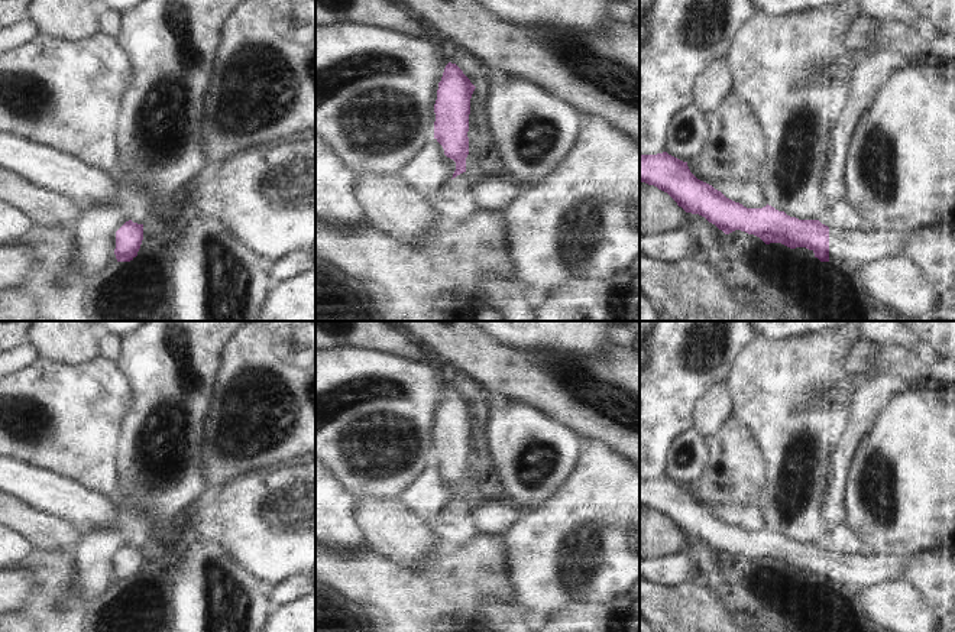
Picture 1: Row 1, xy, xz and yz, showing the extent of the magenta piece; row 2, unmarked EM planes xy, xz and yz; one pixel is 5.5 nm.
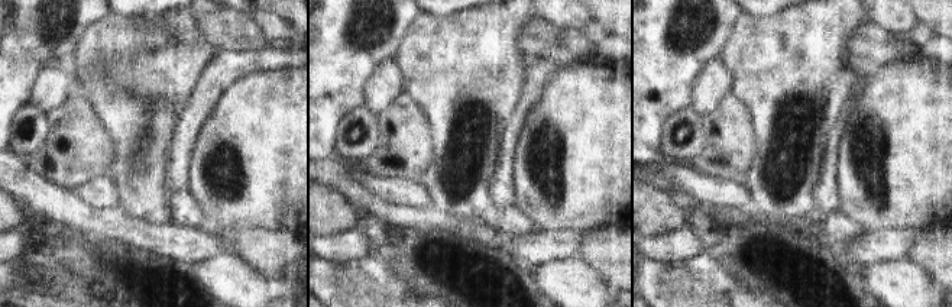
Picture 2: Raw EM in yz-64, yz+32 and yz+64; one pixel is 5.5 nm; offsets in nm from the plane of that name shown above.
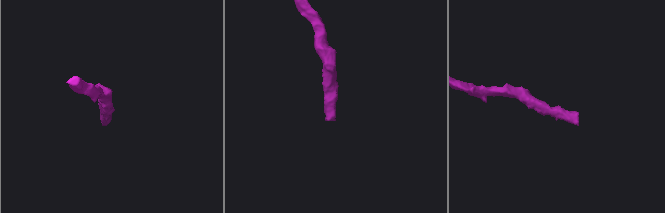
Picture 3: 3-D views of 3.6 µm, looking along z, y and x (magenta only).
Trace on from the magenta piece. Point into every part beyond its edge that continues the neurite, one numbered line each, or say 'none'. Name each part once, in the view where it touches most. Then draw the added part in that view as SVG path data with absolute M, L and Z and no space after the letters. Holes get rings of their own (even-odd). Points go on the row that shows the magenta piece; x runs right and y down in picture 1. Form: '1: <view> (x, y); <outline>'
1: yz (848, 249); M829 227L829 262L839 265L845 273L855 266L881 257L900 257L903 234L874 229L848 231Z

